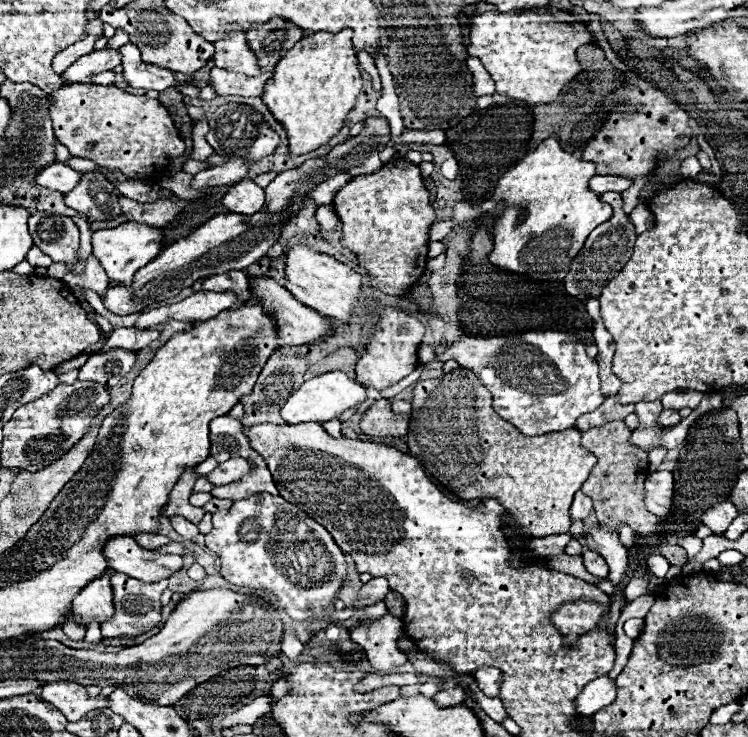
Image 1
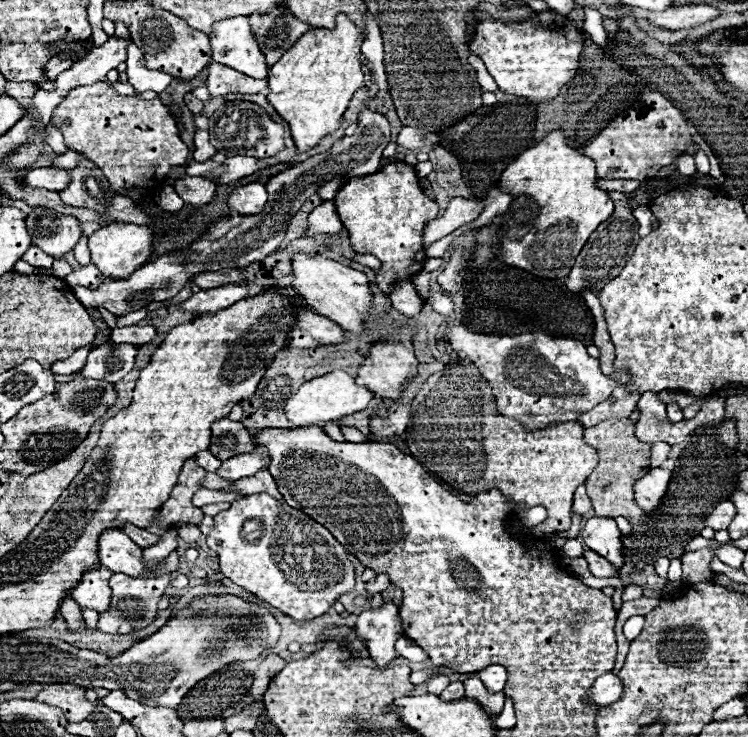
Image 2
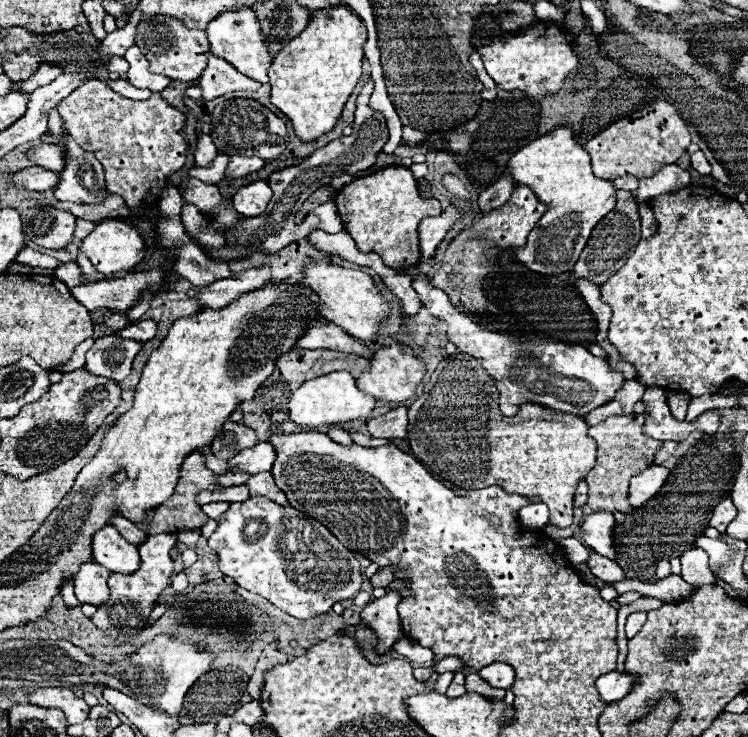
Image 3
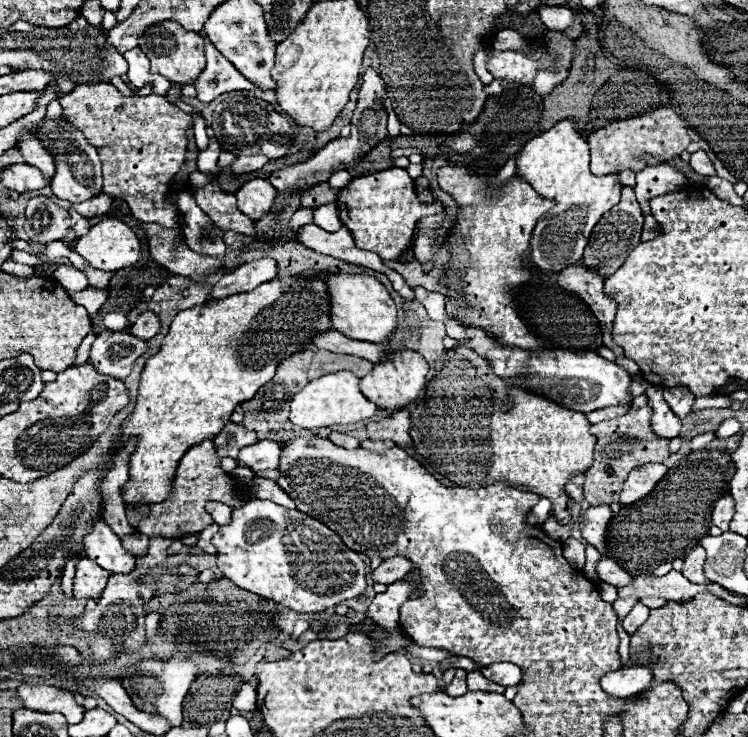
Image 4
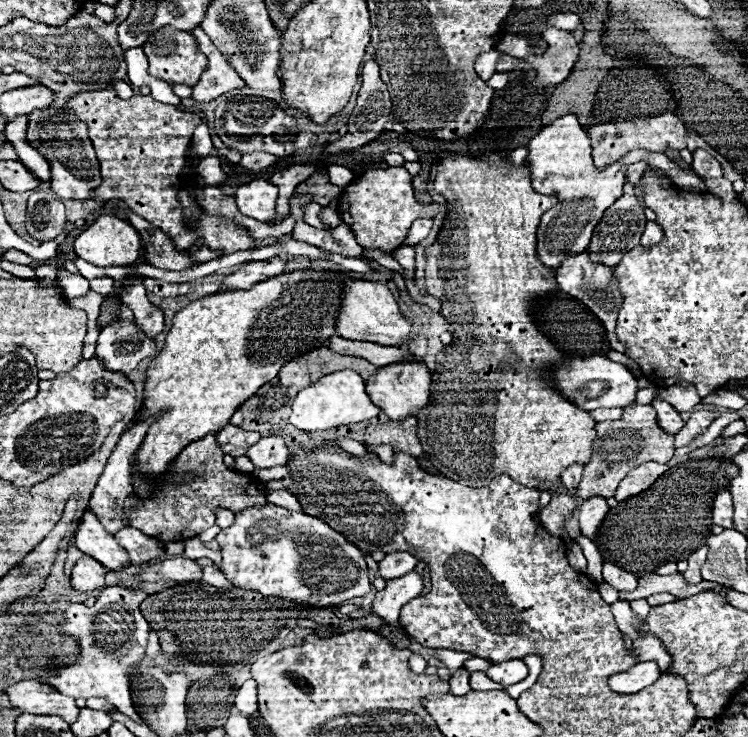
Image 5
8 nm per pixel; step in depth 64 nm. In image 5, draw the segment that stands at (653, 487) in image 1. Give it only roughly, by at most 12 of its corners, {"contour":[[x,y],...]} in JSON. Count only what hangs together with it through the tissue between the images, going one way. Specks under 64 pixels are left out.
{"contour":[[644,462],[620,482],[614,498],[626,500],[644,492],[668,470]]}

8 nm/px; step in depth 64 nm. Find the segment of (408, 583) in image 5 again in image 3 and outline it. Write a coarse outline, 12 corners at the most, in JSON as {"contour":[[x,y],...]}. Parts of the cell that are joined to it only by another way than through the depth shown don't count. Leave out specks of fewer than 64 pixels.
{"contour":[[390,590],[360,612],[378,636],[378,654],[390,654],[402,636],[396,610],[400,592]]}

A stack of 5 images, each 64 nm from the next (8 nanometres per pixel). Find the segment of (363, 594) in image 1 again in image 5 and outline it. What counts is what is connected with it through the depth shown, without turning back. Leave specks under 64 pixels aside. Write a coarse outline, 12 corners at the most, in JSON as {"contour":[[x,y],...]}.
{"contour":[[392,552],[380,562],[384,580],[414,570],[418,558],[410,552]]}

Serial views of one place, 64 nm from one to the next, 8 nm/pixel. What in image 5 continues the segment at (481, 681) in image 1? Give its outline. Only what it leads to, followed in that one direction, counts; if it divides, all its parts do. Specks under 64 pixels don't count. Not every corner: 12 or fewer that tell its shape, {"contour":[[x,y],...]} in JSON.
{"contour":[[522,660],[492,664],[488,678],[504,688],[522,682],[528,668]]}

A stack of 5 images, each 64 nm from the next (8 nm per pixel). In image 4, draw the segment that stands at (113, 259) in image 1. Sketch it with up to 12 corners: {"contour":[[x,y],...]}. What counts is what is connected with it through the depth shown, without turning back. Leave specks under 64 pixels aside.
{"contour":[[104,218],[74,248],[96,270],[122,270],[140,258],[140,240]]}

